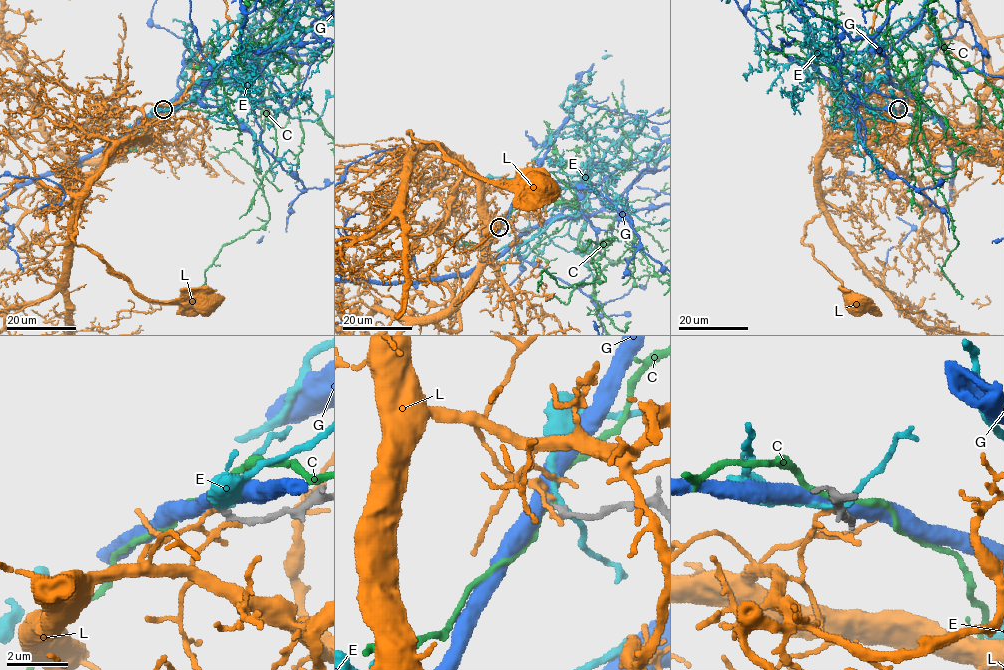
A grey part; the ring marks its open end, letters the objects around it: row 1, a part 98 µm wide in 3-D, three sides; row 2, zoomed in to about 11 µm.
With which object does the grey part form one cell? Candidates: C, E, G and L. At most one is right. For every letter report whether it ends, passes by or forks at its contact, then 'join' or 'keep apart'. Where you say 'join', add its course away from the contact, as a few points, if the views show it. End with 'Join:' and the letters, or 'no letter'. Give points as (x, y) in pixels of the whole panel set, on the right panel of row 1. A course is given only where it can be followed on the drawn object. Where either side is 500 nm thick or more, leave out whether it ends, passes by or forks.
C: it passes by; keep apart
E: it passes by; keep apart
G: it passes by; keep apart
L: it passes by; keep apart
Join: no letter

